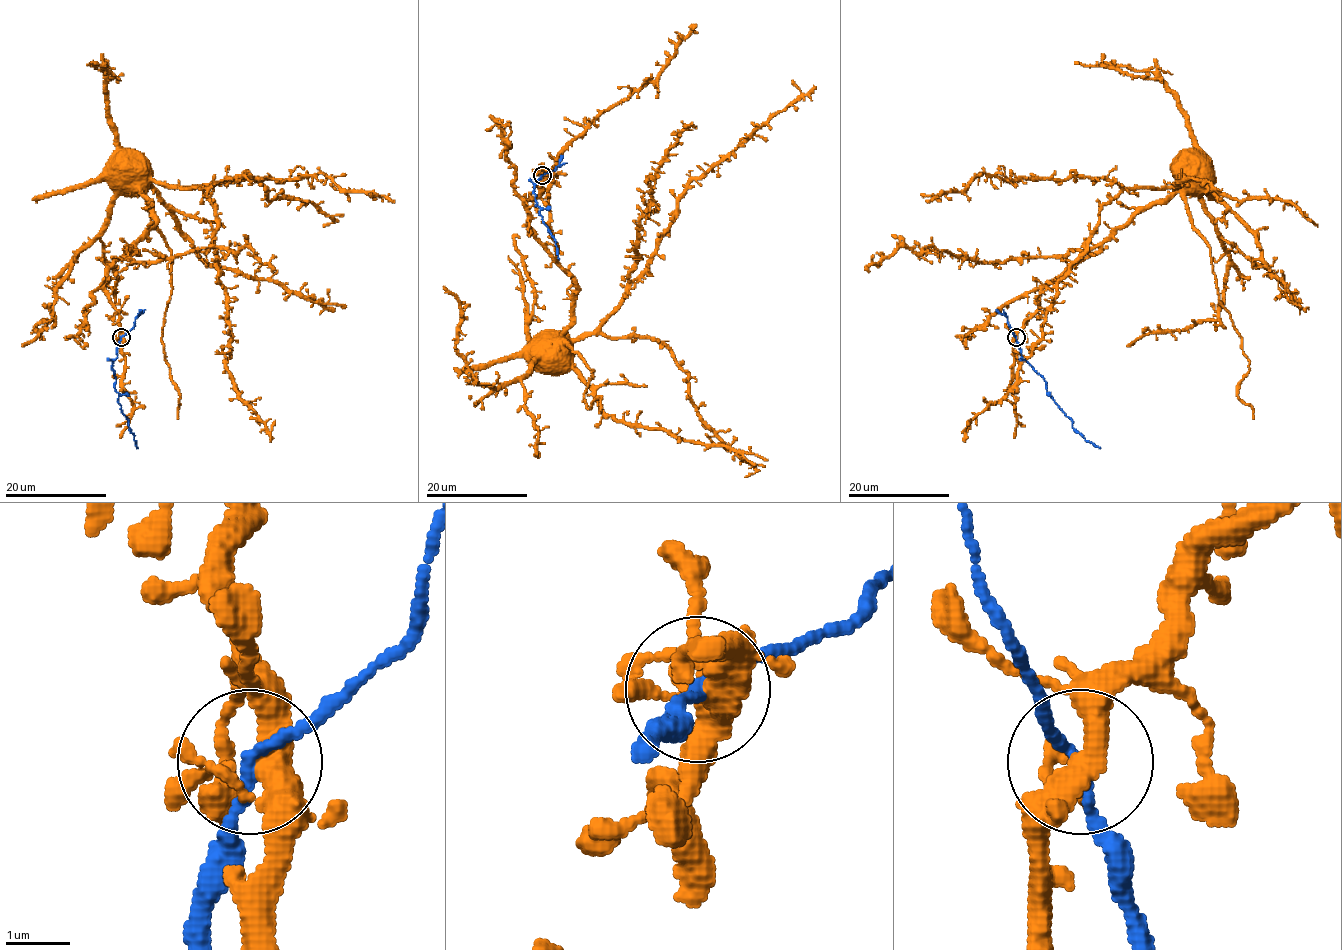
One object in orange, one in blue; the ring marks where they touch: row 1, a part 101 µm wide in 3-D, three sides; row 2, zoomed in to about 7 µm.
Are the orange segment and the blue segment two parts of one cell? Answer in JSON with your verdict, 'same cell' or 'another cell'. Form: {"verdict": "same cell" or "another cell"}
{"verdict": "same cell"}

